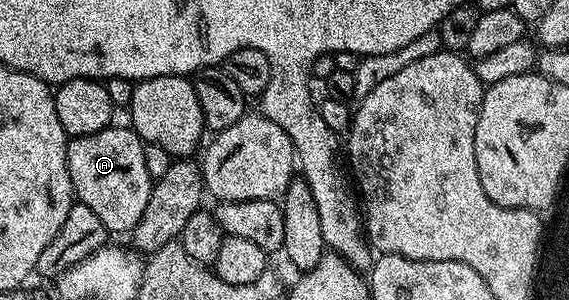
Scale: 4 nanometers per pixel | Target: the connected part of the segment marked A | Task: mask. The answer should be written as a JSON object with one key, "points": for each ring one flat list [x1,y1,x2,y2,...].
{"points":[[110,127,95,131,95,135,68,138,67,171,71,175,74,198,99,215,106,234,132,234,139,219,143,219,154,183,151,175,147,175,147,163,143,160,145,146,146,142,132,127]]}

